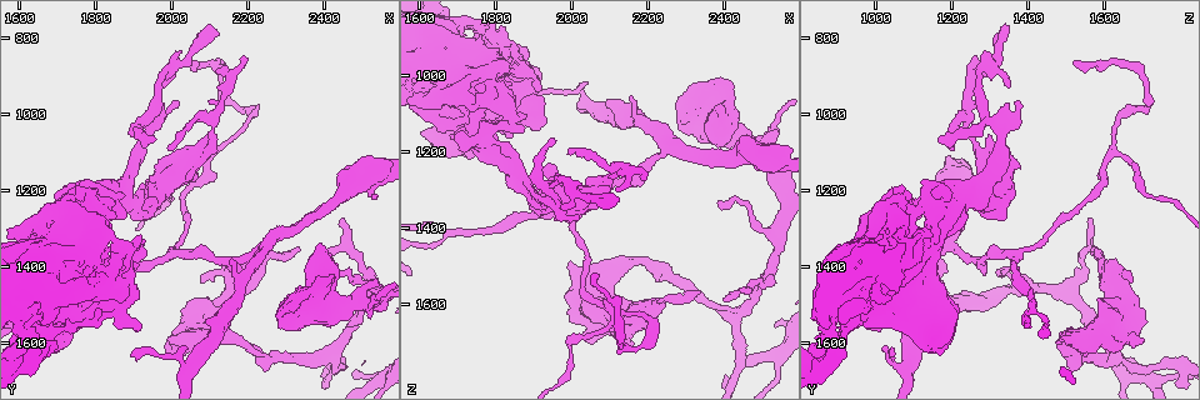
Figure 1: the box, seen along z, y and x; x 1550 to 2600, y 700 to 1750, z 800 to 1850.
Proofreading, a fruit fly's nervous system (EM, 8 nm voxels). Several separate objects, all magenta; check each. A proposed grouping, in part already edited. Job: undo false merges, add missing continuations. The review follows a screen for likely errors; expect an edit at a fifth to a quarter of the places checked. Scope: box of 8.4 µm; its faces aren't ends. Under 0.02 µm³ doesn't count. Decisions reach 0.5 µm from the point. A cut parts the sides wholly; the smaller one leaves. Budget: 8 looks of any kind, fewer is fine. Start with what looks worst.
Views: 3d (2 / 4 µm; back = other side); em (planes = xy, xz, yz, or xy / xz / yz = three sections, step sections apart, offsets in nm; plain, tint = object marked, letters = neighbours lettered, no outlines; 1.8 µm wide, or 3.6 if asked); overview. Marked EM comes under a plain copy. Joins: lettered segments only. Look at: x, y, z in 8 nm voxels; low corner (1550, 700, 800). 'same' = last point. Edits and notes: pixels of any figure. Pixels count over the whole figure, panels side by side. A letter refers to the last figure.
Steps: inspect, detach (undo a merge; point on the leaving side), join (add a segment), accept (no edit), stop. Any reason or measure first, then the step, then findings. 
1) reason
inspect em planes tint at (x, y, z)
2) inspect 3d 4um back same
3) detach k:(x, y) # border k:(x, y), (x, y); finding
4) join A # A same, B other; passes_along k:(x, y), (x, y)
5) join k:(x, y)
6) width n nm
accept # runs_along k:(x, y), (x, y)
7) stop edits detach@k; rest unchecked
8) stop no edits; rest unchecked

arms part here
inspect 3d 4um at (1935, 1020, 1305)

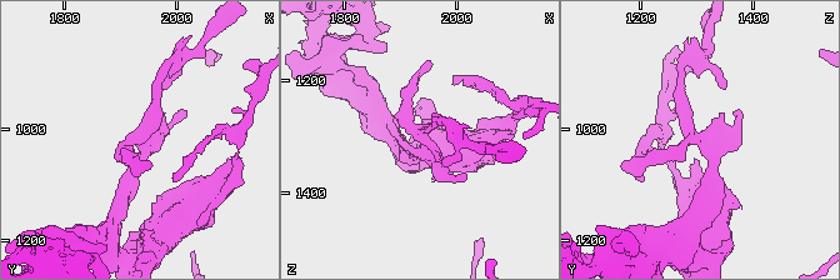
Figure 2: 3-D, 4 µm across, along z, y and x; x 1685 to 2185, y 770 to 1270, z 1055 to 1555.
shape alone is not enough
inspect em planes tint at (1940, 1020, 1295)

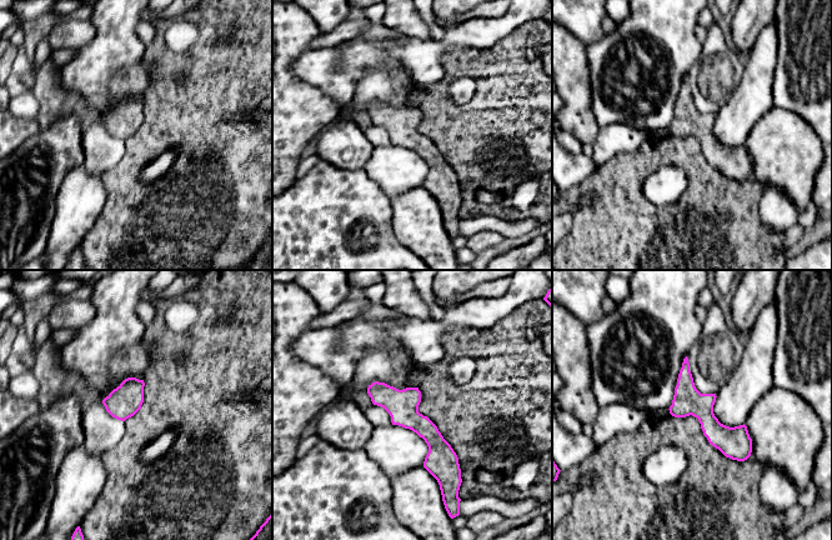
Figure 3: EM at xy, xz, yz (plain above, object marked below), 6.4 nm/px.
what lies round it
inspect em planes letters same

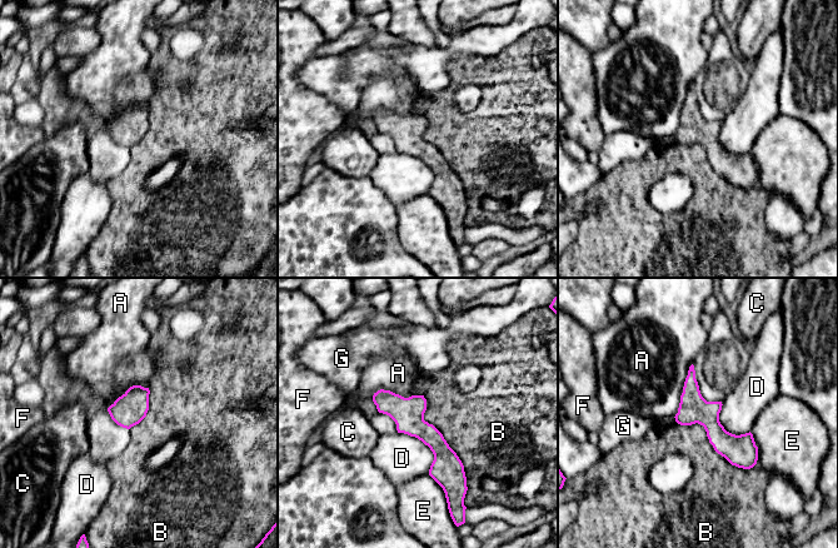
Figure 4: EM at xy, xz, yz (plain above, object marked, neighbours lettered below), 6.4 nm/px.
accept # A other, B other, C other, D other, E other, F other, G other; runs_along 4:(377, 395), (442, 451), (457, 482); one neuron here

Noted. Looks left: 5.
stops while still wide
inspect 3d 4um at (1995, 1600, 1645)

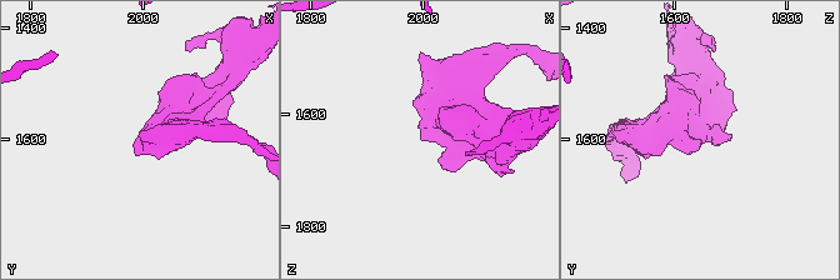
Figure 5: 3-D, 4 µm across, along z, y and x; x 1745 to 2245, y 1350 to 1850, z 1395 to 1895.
inspect em 3.6um xz step 8 letters at (2000, 1605, 1645)

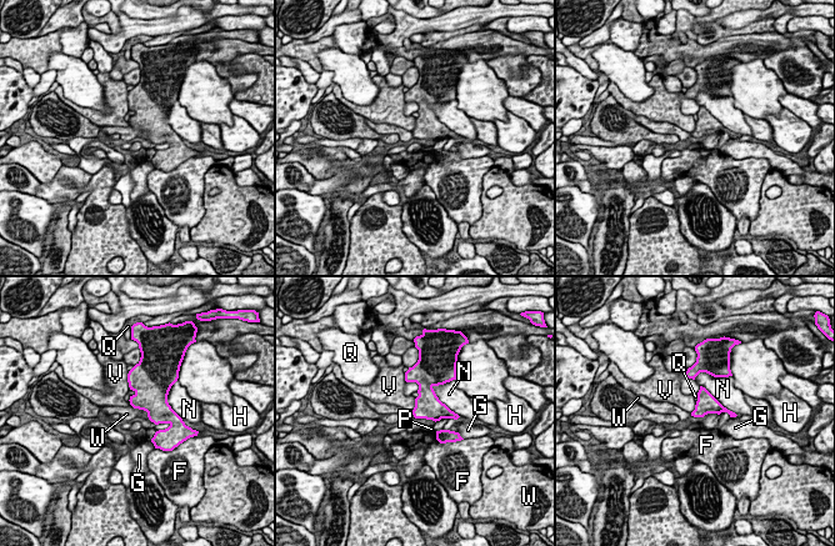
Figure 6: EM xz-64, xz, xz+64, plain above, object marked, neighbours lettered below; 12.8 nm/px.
accept # F other, G other, H other, N other, P other, Q other, V other, W other; border 6:(131, 405), (143, 409), (150, 420); none of them fits

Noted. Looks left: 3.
abrupt turn
inspect 3d 2um at (2130, 915, 1705)

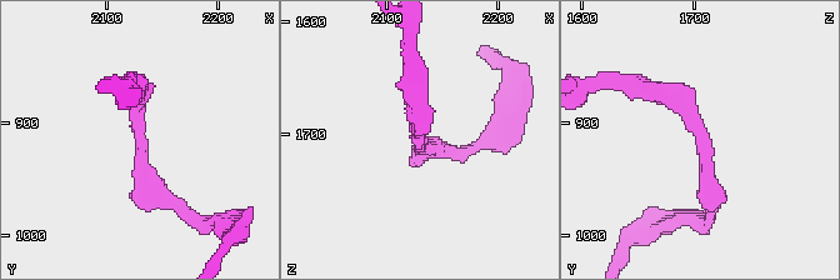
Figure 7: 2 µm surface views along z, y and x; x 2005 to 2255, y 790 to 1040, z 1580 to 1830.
now the EM
inspect em planes tint at (2136, 918, 1708)

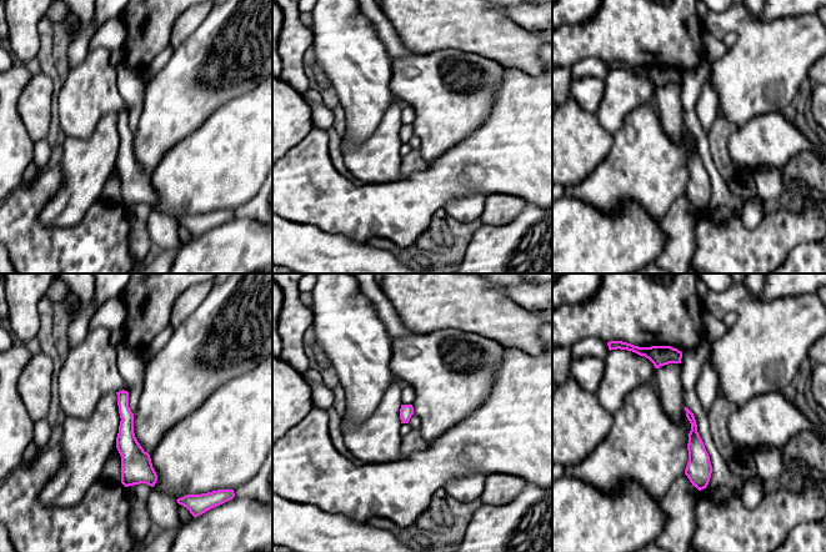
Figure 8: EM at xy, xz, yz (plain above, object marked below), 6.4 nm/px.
inspect em planes letters same

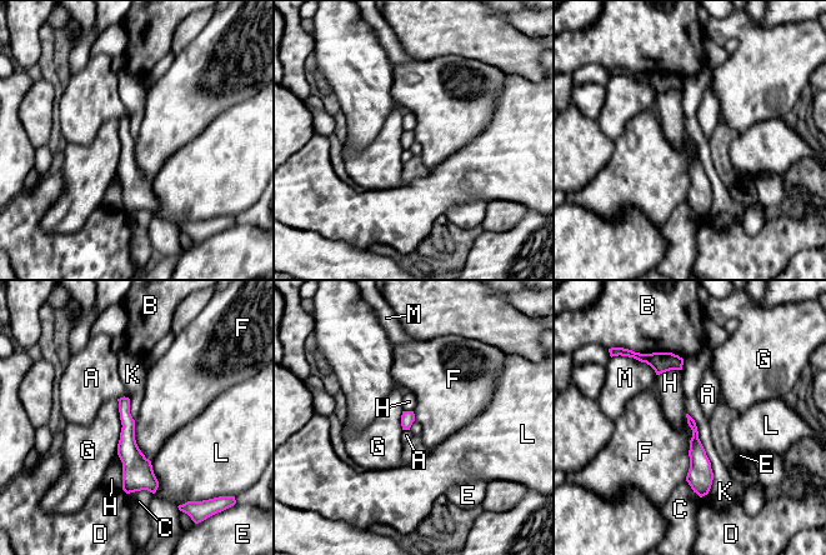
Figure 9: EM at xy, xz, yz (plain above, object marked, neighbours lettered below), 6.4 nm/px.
longest_contact K 550 nm
accept # A other, B other, C other, D other, E other, F other, G other, H other, K other, L other, M other; runs_along 9:(123, 400), (128, 451), (153, 489); all the same neuron

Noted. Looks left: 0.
stop no edits; rest unchecked

